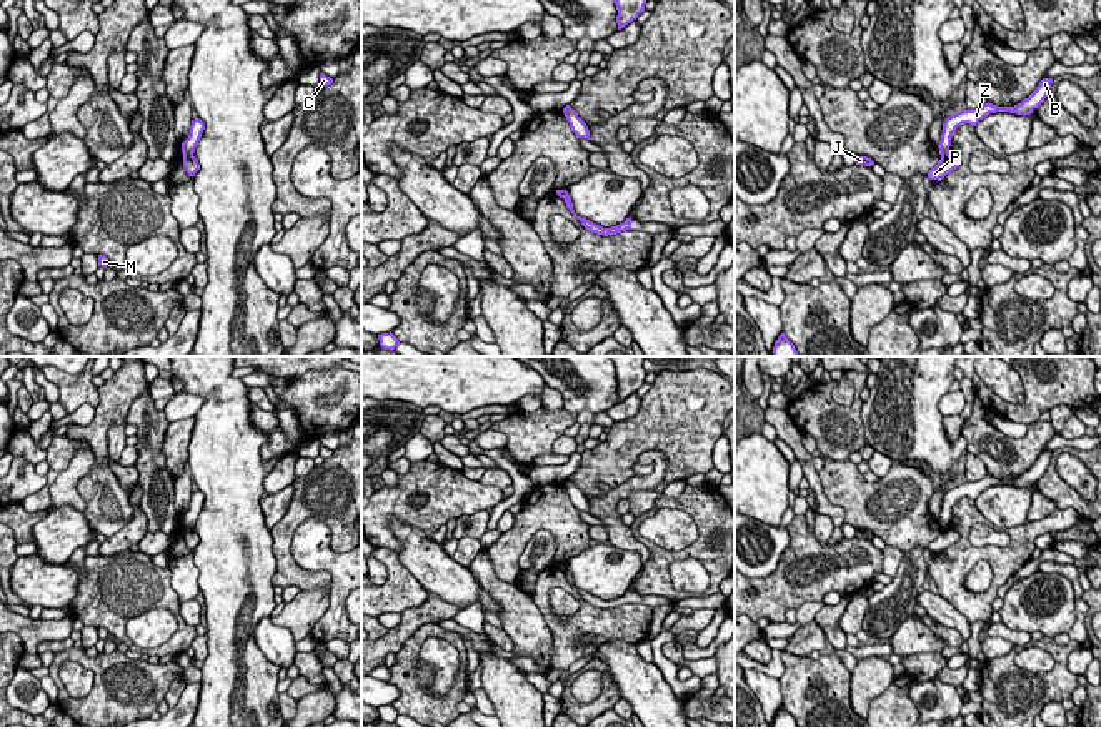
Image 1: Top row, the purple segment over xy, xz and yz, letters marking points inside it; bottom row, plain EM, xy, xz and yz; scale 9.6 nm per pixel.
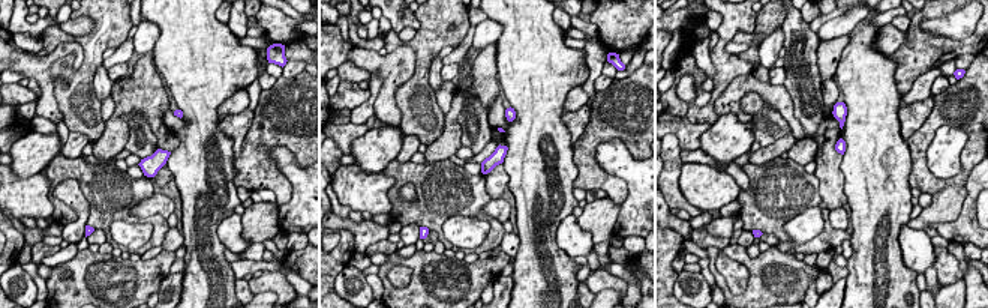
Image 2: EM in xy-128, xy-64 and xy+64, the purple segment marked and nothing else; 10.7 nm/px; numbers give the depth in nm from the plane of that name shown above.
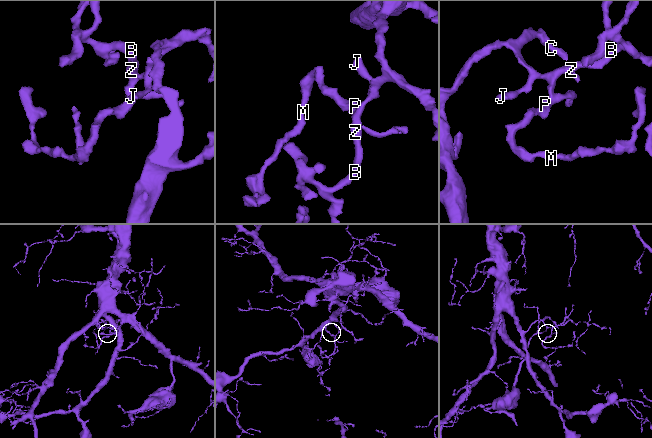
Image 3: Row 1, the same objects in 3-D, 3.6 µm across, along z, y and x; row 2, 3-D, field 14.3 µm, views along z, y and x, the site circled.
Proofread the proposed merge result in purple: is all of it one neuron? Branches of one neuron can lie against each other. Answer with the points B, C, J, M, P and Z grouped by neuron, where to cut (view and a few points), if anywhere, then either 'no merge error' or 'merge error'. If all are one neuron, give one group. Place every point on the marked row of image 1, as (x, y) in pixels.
groups B C J Z / M P; cut xy (184, 155), (192, 157); merge error

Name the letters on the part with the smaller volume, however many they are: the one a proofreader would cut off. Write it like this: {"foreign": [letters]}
{"foreign": ["M", "P"]}

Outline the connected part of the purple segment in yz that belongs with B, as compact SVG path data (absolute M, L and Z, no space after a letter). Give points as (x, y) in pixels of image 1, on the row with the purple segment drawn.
M1043 78L1039 82L1039 85L1036 87L1036 90L1028 98L1024 98L1021 103L1018 103L1014 107L998 107L998 105L993 105L988 102L979 108L973 108L973 110L968 108L968 110L963 110L963 112L958 112L958 113L948 117L943 123L941 141L938 145L939 155L941 156L949 155L951 136L956 131L956 128L961 126L963 123L969 123L969 125L976 126L984 117L988 117L989 113L996 113L996 112L1031 115L1033 110L1039 108L1039 105L1048 97L1051 83L1053 83L1053 78Z

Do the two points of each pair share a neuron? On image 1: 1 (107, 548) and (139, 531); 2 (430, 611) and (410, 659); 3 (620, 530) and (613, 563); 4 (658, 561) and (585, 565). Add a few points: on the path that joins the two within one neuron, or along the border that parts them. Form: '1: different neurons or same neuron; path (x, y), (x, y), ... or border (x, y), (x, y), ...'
1: same neuron; path (115, 543), (130, 533)
2: different neurons; border (438, 623), (422, 624), (397, 651)
3: different neurons; border (607, 543), (633, 550), (643, 565)
4: different neurons; border (643, 566), (638, 573)

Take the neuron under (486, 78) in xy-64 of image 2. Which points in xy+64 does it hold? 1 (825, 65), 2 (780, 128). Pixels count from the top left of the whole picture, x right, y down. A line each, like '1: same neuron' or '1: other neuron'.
1: same neuron
2: other neuron

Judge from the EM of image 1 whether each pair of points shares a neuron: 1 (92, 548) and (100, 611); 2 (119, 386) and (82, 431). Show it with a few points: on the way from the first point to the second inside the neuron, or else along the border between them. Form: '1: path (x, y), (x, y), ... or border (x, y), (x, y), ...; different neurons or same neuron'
1: border (85, 555), (99, 556); different neurons
2: path (114, 400), (114, 406), (95, 425); same neuron

